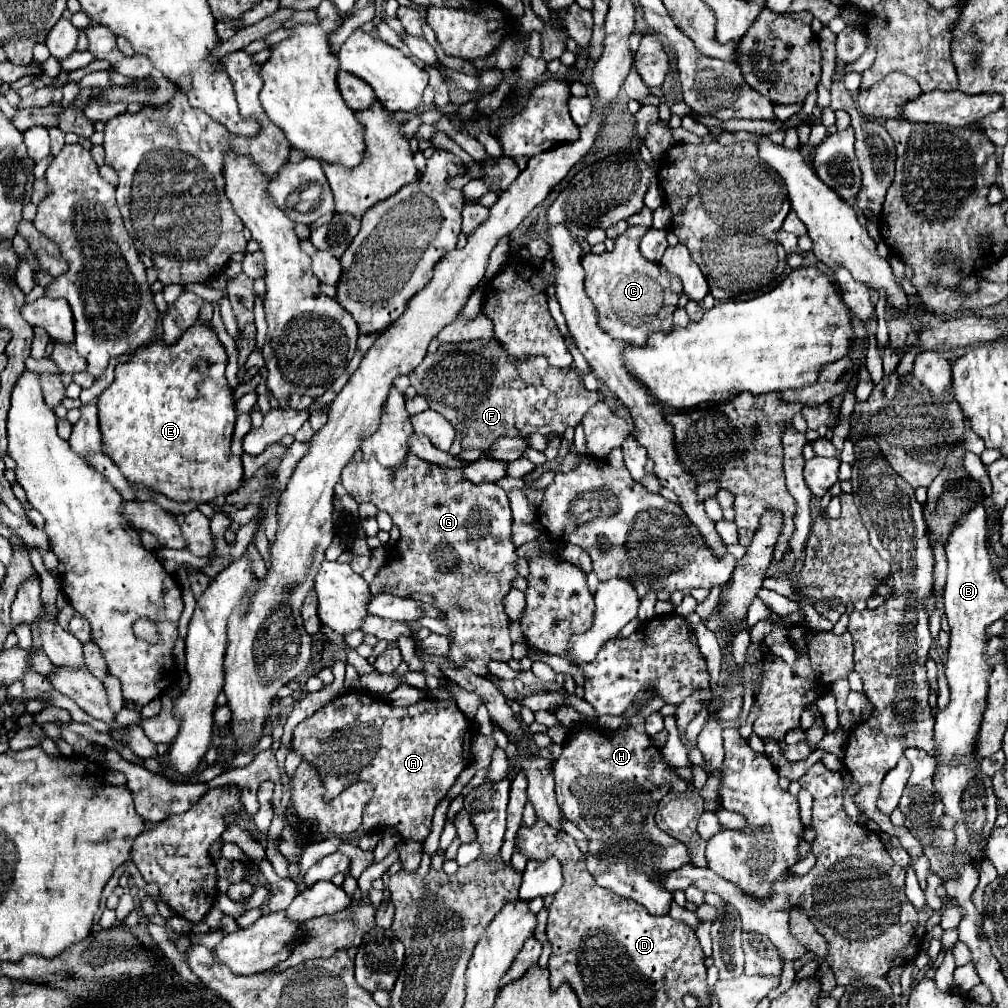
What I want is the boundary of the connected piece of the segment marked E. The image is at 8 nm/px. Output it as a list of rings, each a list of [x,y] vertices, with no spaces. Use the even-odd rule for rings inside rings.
[[[205,321],[191,325],[173,345],[155,339],[141,351],[135,351],[127,363],[117,363],[115,379],[101,393],[97,407],[103,433],[103,453],[115,461],[129,483],[145,485],[179,503],[209,503],[241,485],[243,463],[239,455],[231,453],[237,411],[233,387],[225,379],[225,365],[225,347],[217,339],[215,329]]]

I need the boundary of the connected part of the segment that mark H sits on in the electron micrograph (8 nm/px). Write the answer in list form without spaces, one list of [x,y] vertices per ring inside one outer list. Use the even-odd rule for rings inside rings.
[[[631,717],[625,731],[601,731],[597,727],[573,729],[567,735],[569,741],[563,745],[561,757],[553,761],[555,793],[565,817],[575,823],[587,837],[589,851],[585,863],[597,885],[607,887],[617,895],[627,895],[629,899],[641,903],[651,915],[669,915],[673,891],[665,889],[655,873],[683,867],[691,863],[691,857],[685,843],[667,835],[655,823],[655,809],[659,799],[671,791],[673,781],[679,781],[679,777],[671,773],[671,767],[665,763],[651,737],[643,731],[643,721],[643,717]]]

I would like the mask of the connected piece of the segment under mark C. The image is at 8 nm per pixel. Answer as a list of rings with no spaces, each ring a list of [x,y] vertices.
[[[629,227],[617,237],[613,251],[601,255],[587,253],[581,259],[585,269],[585,293],[599,313],[599,327],[615,339],[633,343],[645,343],[649,331],[667,331],[673,327],[671,315],[681,297],[681,283],[669,279],[659,263],[651,263],[639,253],[639,241],[645,231],[647,227]]]

